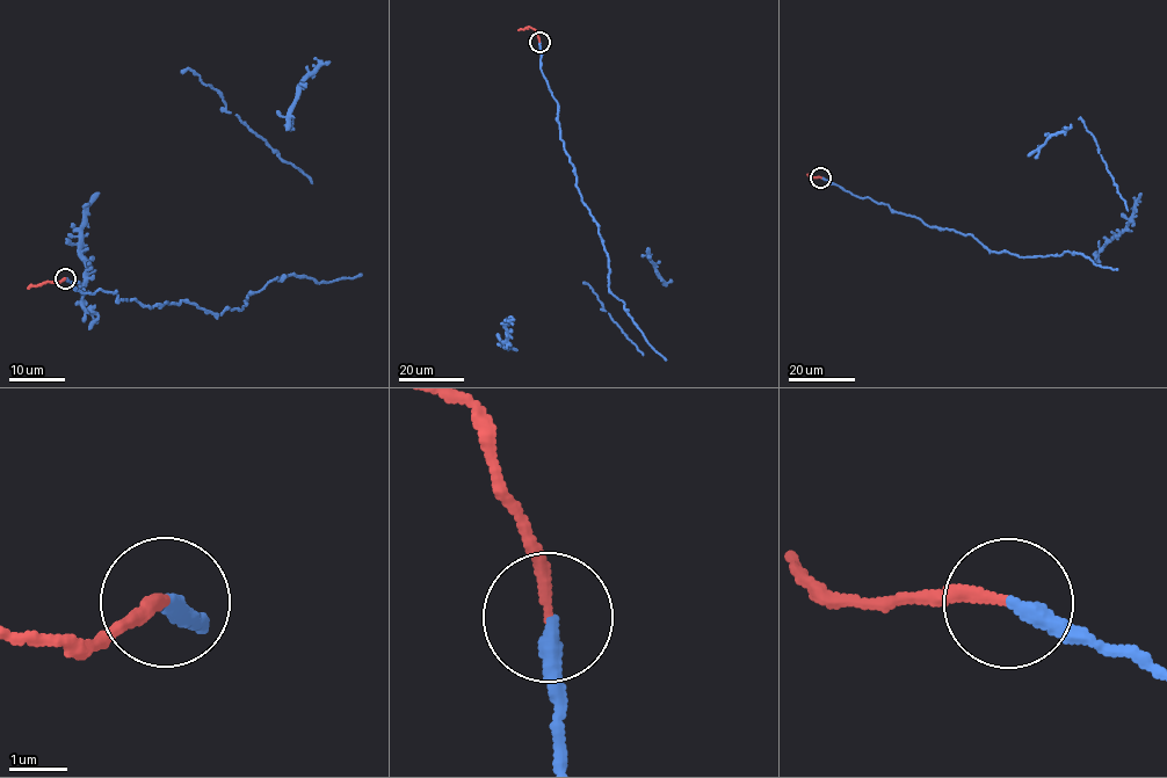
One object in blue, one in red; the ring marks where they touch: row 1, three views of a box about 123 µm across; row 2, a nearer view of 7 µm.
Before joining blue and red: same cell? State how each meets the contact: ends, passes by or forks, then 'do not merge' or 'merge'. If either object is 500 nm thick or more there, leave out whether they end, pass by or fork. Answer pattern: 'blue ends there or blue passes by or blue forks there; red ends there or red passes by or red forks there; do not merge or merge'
blue ends there; red ends there; do not merge

